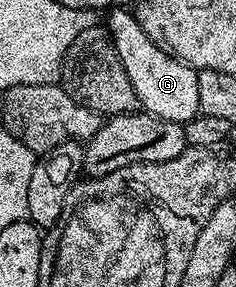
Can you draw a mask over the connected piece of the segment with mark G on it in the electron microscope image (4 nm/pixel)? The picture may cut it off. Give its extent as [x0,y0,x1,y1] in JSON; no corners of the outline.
[111,19,199,125]

